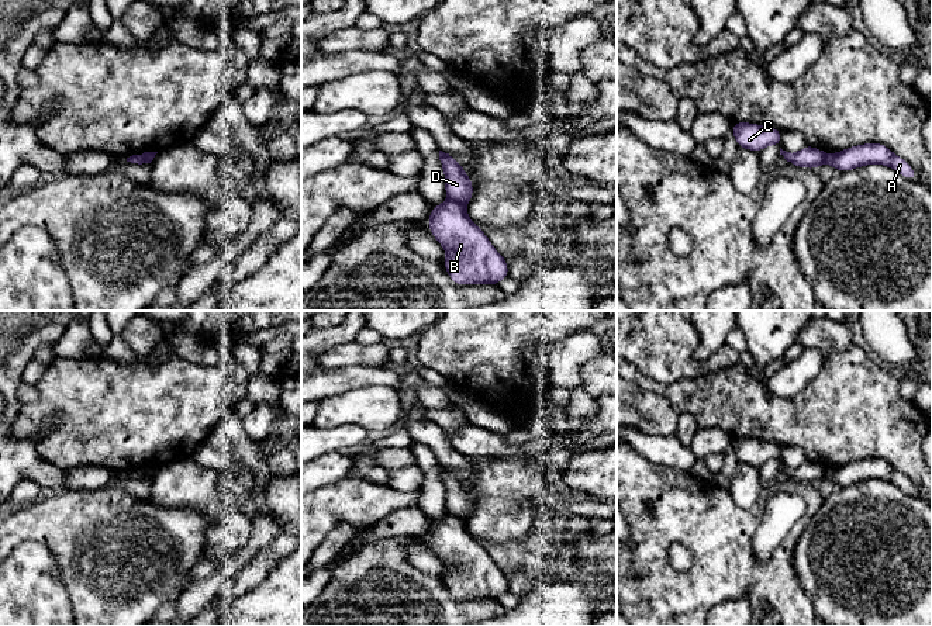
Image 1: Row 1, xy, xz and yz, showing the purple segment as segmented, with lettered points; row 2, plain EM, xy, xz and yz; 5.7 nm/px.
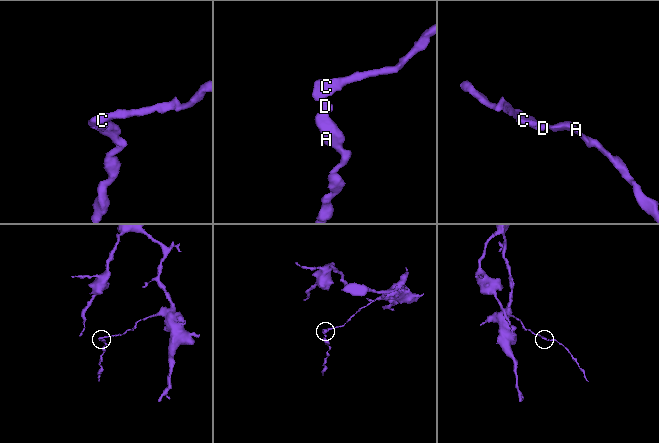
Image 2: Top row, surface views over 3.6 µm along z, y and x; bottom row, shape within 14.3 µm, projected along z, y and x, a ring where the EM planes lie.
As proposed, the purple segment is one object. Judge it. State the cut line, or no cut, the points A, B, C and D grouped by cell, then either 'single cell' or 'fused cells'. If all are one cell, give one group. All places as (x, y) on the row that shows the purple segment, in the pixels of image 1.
cut xz (451, 200), (459, 201), (465, 207); groups A B / C D; fused cells

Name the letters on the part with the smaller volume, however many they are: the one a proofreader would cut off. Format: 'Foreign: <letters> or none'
Foreign: A, B

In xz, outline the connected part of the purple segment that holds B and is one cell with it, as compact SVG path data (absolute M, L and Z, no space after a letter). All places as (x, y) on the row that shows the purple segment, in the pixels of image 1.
M456 201L432 205L428 217L432 236L443 246L443 267L455 284L496 284L510 277L507 260Z

